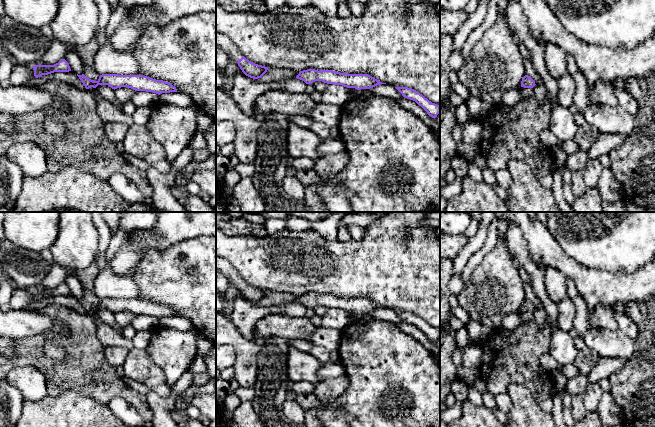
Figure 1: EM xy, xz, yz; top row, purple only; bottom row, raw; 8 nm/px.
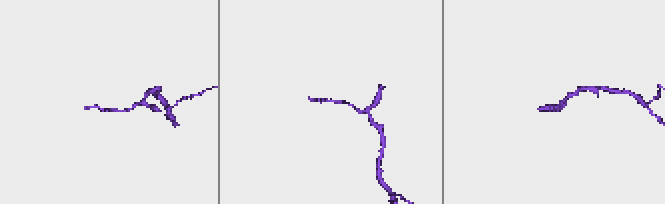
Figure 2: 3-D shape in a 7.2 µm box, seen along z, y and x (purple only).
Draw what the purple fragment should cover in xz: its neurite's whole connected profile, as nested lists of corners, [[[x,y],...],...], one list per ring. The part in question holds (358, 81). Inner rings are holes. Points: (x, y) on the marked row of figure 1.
[[[307,69],[300,71],[296,78],[304,81],[306,84],[312,84],[315,81],[322,81],[327,84],[342,85],[357,90],[370,89],[380,84],[386,84],[368,74],[348,74],[333,70],[318,71],[315,69]]]

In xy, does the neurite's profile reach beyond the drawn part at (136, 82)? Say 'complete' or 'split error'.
complete

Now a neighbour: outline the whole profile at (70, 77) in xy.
[[[72,70],[69,72],[54,72],[48,75],[42,75],[41,78],[47,81],[61,81],[80,90],[86,89],[77,74],[75,74]]]

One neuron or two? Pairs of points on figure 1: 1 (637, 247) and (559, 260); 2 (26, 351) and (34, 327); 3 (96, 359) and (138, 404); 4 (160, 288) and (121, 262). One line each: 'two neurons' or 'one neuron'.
1: two neurons
2: two neurons
3: one neuron
4: two neurons

